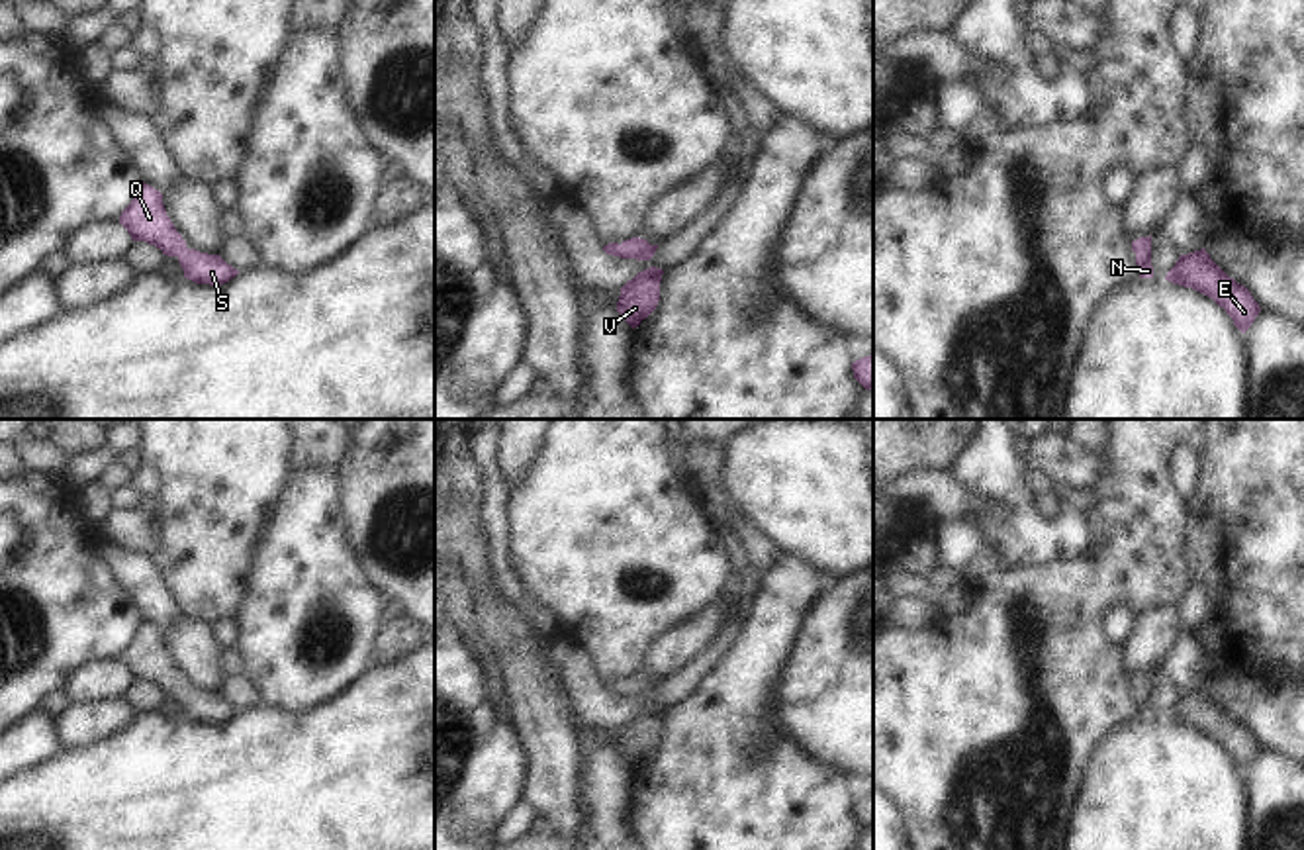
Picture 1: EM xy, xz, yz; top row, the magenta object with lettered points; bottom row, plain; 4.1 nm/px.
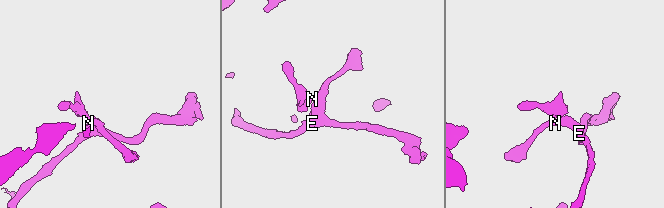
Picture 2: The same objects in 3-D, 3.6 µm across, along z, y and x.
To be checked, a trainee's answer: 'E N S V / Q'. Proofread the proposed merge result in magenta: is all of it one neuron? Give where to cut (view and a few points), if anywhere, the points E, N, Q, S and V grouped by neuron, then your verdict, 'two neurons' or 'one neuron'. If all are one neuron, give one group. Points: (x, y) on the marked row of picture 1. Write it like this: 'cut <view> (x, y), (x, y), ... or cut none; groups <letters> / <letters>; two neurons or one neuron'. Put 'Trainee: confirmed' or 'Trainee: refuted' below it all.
cut none; groups E N Q S V; one neuron
Trainee: refuted

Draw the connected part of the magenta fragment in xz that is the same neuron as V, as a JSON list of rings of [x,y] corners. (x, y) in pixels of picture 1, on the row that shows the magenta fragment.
[[[650,266],[621,288],[617,311],[634,329],[660,302],[662,268]]]

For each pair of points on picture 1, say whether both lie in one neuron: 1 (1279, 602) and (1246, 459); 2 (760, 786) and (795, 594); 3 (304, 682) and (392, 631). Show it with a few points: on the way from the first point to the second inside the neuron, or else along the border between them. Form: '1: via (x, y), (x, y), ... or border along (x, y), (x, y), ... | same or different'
1: via (1279, 566), (1279, 494) | same
2: via (739, 739), (739, 690), (764, 641) | same
3: border along (384, 621), (374, 637), (374, 664) | different

